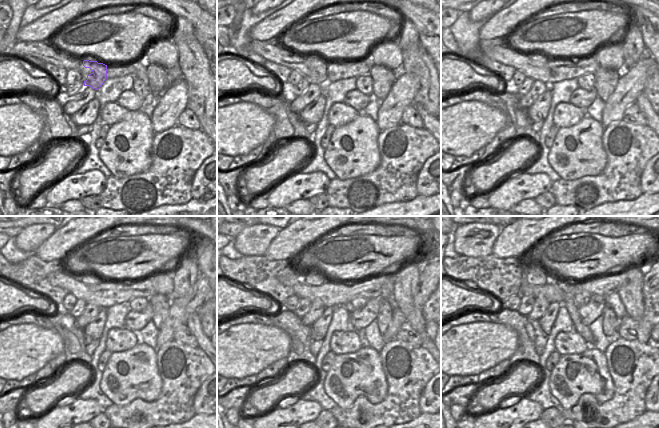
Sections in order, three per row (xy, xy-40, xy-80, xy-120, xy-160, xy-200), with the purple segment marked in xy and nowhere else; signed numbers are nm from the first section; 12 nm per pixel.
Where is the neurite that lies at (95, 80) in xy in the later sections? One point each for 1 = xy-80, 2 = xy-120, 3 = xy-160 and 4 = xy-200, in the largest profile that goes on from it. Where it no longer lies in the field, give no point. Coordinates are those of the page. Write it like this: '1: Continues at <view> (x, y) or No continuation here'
1: Continues at xy-80 (537, 58)
2: Continues at xy-120 (89, 279)
3: Continues at xy-160 (313, 278)
4: Continues at xy-200 (535, 275).

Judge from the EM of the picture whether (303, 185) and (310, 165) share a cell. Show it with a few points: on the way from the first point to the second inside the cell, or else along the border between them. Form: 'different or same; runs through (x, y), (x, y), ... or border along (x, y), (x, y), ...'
different; border along (299, 171), (304, 174), (322, 171), (330, 179)

